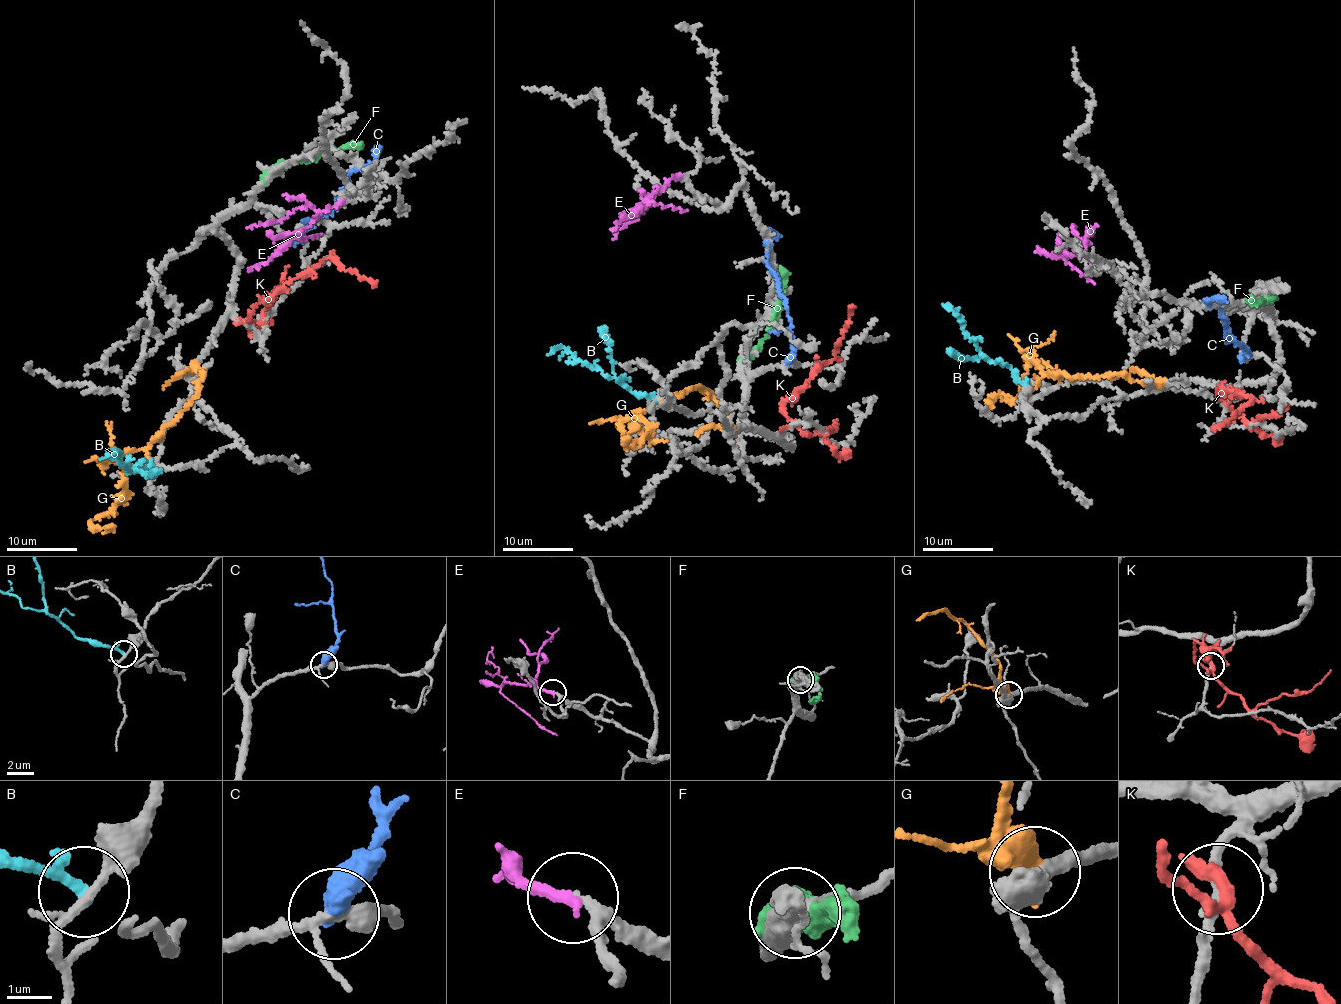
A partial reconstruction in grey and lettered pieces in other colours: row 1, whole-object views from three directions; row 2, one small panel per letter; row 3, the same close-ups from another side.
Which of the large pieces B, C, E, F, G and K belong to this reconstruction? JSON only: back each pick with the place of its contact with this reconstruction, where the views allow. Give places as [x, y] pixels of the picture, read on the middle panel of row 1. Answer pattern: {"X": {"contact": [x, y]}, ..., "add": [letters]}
{"add": []}

